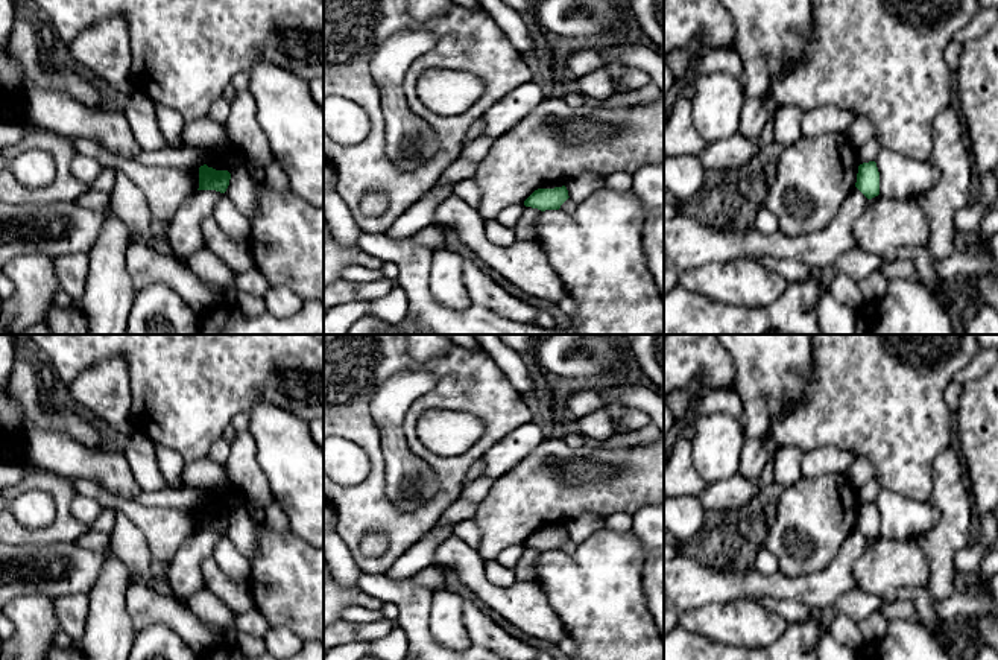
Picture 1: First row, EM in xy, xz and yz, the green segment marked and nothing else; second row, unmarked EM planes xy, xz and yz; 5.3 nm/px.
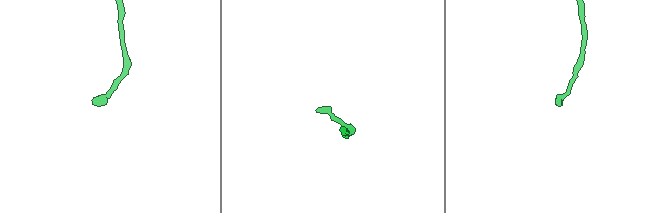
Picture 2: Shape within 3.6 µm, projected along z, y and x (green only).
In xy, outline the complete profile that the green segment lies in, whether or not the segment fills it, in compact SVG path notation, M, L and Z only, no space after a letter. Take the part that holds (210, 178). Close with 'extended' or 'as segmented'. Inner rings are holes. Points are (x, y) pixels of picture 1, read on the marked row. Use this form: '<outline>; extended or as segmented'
M207 164L199 167L199 189L216 190L225 193L229 186L231 173L228 170L216 170Z; as segmented

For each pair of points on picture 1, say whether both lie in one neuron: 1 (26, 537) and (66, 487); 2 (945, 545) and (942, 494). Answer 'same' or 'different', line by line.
1: same
2: same

